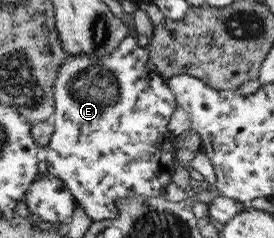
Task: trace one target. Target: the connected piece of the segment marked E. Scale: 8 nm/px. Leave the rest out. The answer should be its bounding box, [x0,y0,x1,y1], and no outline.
[45,36,178,222]

